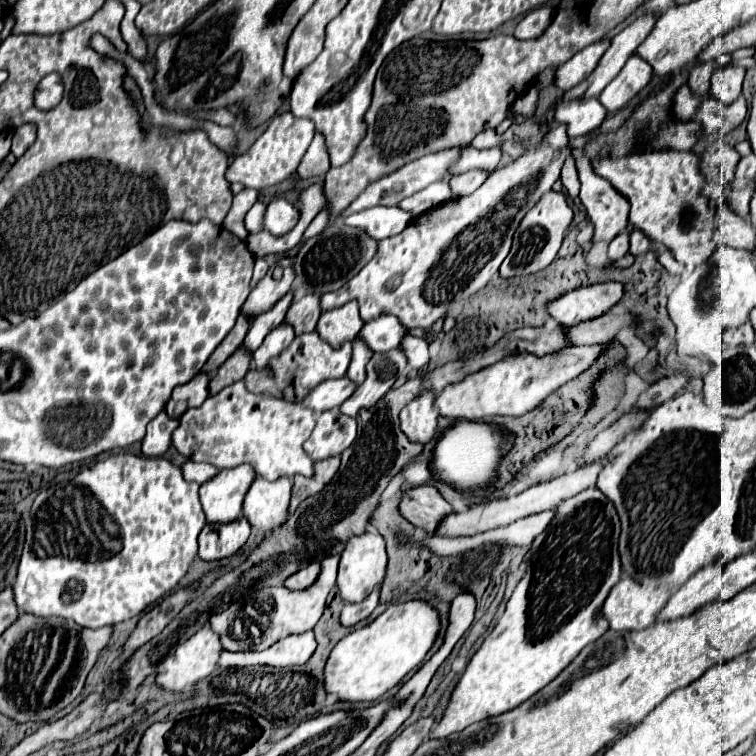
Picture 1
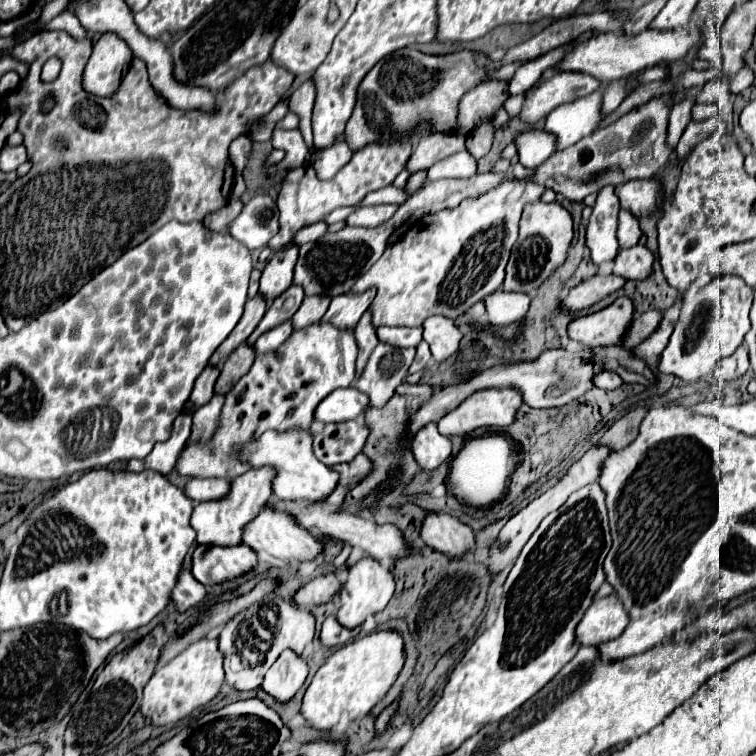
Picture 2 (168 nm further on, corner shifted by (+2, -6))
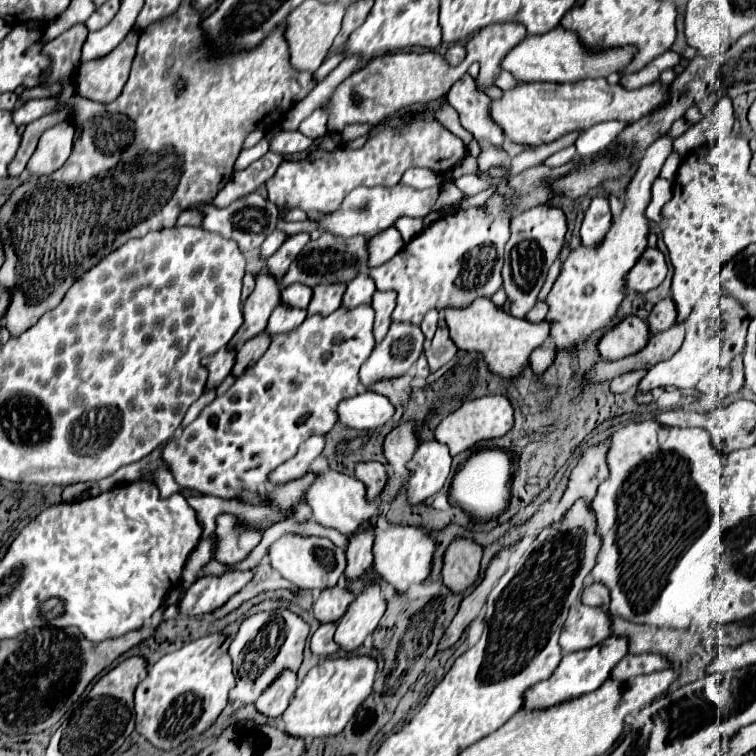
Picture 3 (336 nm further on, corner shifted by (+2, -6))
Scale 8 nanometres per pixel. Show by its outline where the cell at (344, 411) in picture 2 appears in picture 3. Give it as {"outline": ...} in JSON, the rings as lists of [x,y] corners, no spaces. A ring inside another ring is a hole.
{"outline":[[[365,390],[355,398],[343,400],[337,412],[345,426],[357,430],[371,430],[389,422],[391,416],[395,414],[395,406],[385,396]]]}

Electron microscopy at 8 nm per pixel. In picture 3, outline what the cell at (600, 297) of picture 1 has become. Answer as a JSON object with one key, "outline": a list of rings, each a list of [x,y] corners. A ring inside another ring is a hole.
{"outline":[[[627,316],[619,326],[607,332],[597,348],[605,360],[621,360],[625,356],[637,354],[649,342],[649,328],[637,316]]]}

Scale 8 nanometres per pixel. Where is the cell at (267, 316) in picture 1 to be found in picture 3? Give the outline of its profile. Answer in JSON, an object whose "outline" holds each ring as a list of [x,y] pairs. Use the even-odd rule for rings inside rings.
{"outline":[[[291,284],[291,286],[283,288],[281,302],[291,308],[307,308],[311,296],[313,296],[313,290],[305,288],[305,284]]]}

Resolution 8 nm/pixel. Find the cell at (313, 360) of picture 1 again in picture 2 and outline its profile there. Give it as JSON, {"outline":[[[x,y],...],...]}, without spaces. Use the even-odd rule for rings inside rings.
{"outline":[[[319,322],[293,332],[285,340],[285,344],[281,344],[281,348],[277,352],[257,356],[251,370],[229,390],[229,394],[225,396],[225,408],[221,412],[221,426],[217,430],[217,436],[213,438],[211,444],[187,444],[181,450],[179,460],[177,460],[179,474],[203,476],[203,478],[215,476],[215,478],[233,480],[235,476],[247,472],[251,466],[239,462],[237,452],[233,452],[233,450],[239,450],[241,444],[263,434],[265,430],[283,432],[293,426],[309,428],[313,422],[313,412],[315,412],[317,404],[335,388],[351,386],[351,382],[355,378],[355,360],[357,360],[357,344],[355,344],[353,332],[339,330],[339,328],[333,328],[331,324],[319,324]]]}

